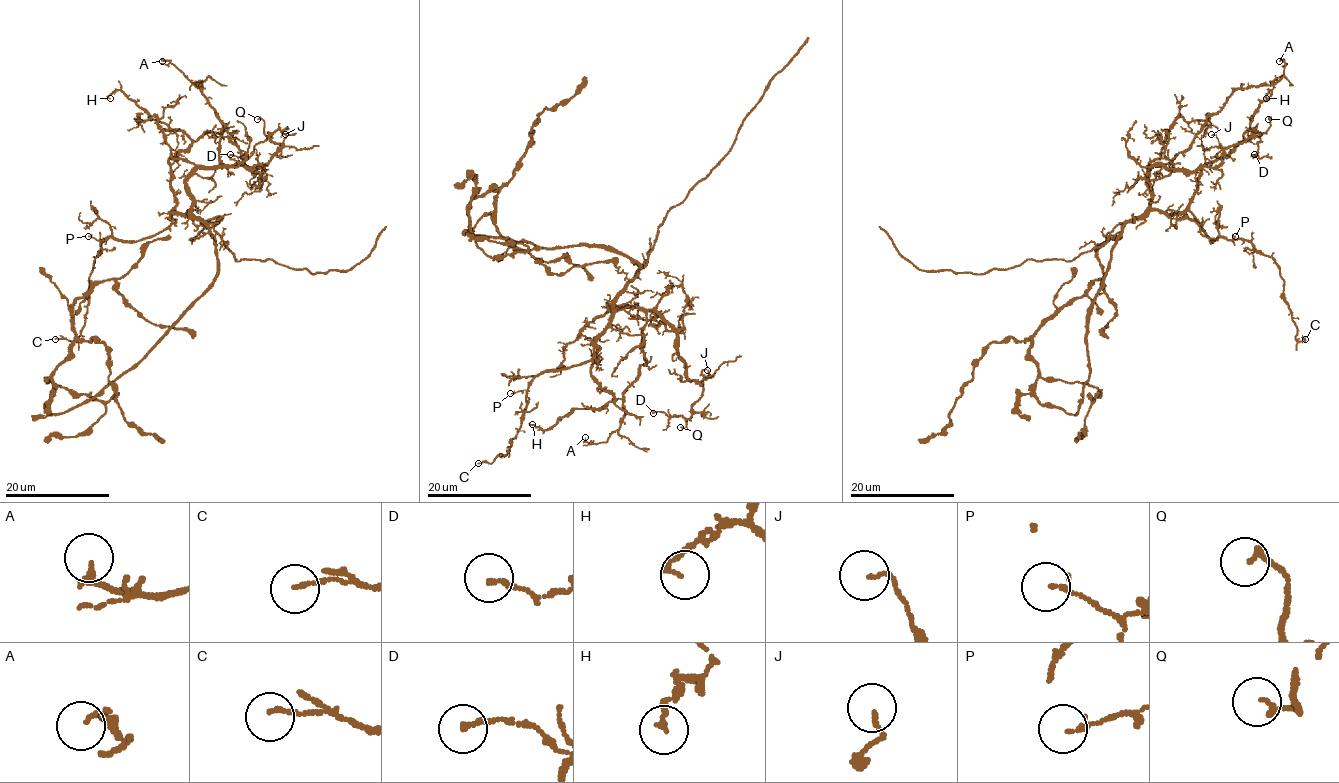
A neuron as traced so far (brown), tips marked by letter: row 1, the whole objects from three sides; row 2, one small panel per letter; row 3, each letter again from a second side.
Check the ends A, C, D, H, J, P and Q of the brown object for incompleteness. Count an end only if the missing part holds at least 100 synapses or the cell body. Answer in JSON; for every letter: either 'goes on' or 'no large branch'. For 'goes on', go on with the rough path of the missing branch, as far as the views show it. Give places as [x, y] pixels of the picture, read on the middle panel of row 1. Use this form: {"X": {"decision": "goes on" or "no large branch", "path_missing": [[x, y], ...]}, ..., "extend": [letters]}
{"A": {"decision": "no large branch"}, "C": {"decision": "no large branch"}, "D": {"decision": "no large branch"}, "H": {"decision": "no large branch"}, "J": {"decision": "no large branch"}, "P": {"decision": "no large branch"}, "Q": {"decision": "no large branch"}, "extend": []}

